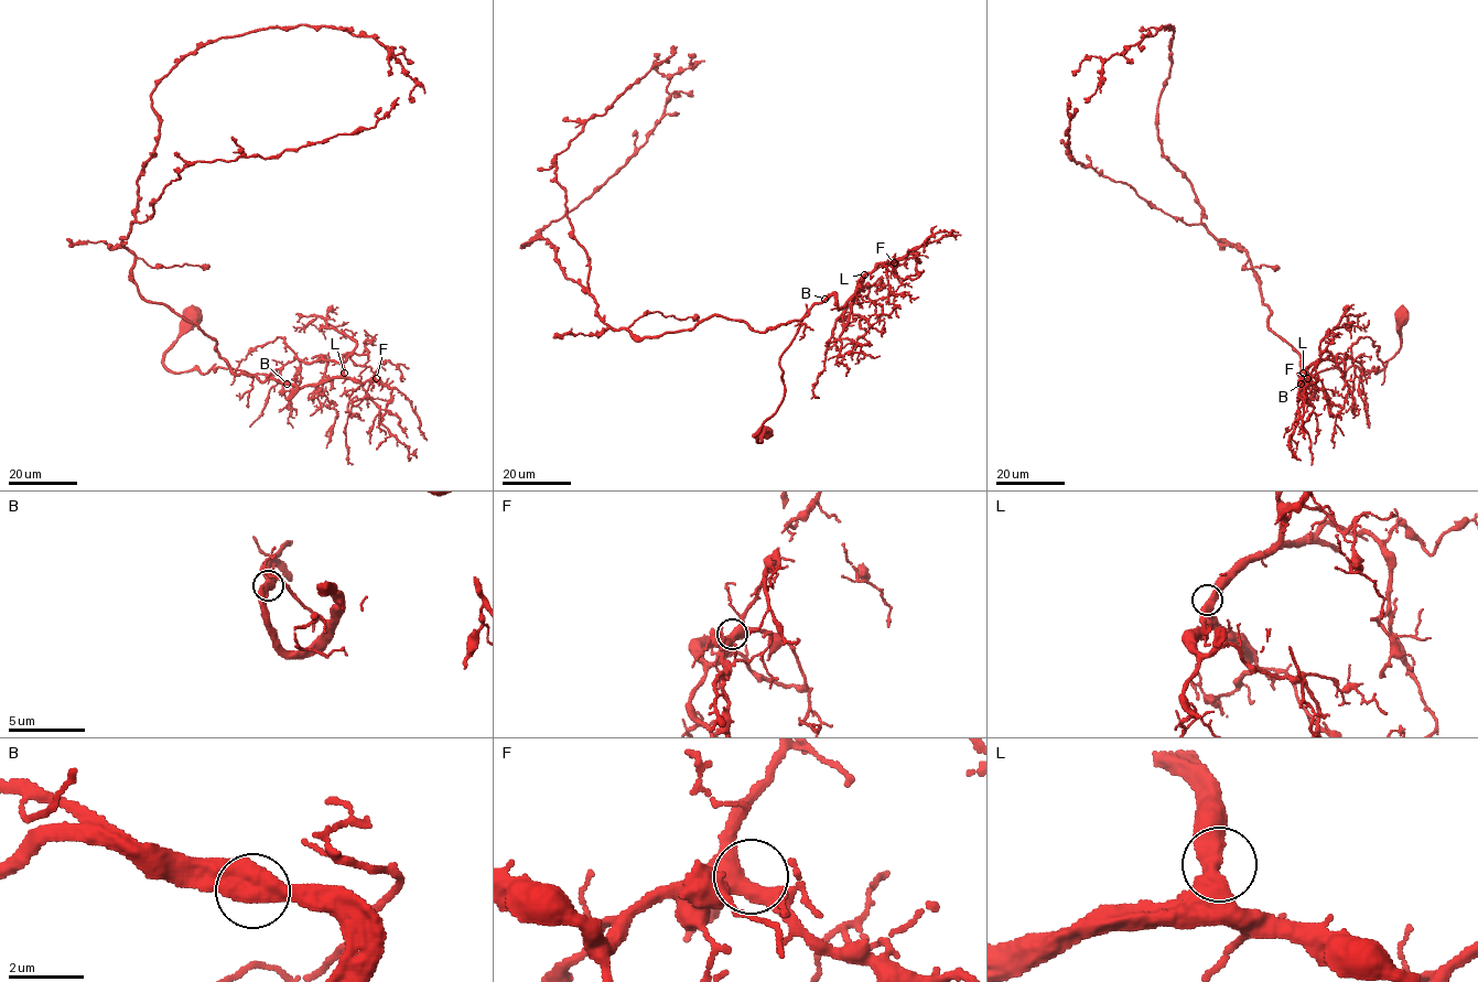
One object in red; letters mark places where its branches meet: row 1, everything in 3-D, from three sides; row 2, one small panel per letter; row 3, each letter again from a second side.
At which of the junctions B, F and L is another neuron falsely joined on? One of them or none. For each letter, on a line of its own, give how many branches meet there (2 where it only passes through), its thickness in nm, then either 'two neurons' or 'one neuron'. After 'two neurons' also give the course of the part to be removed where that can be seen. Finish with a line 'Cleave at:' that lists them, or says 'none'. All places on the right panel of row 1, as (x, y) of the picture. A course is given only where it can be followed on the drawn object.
B: 2 | 600 nm | one neuron
F: 2 | 500 nm | one neuron
L: 2 | 500 nm | one neuron
Cleave at: none

